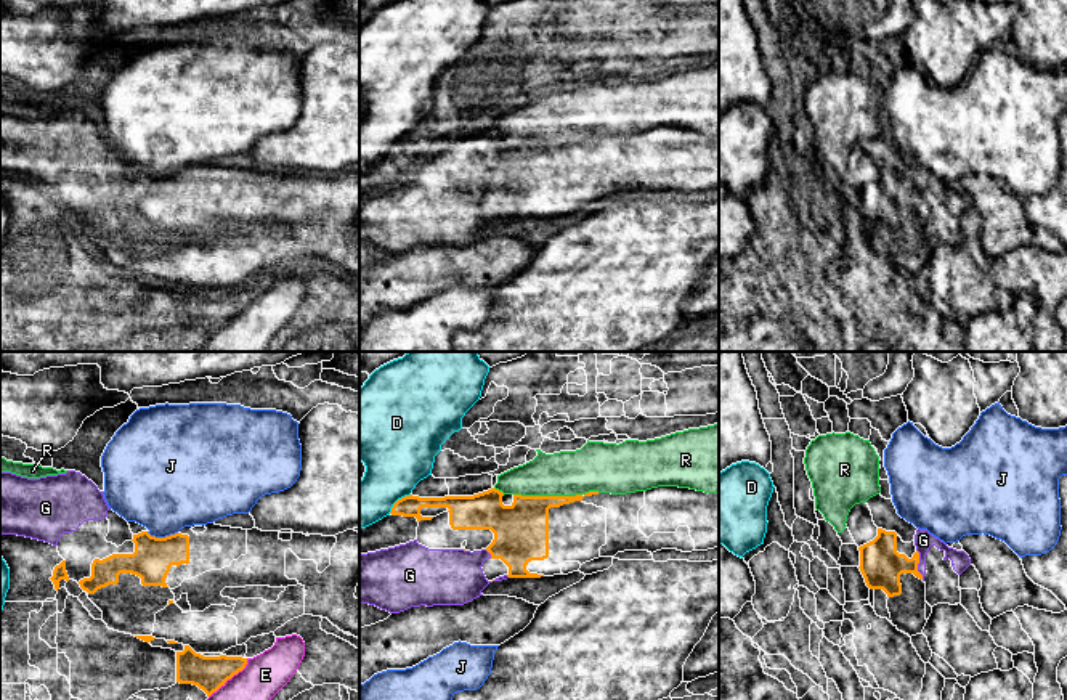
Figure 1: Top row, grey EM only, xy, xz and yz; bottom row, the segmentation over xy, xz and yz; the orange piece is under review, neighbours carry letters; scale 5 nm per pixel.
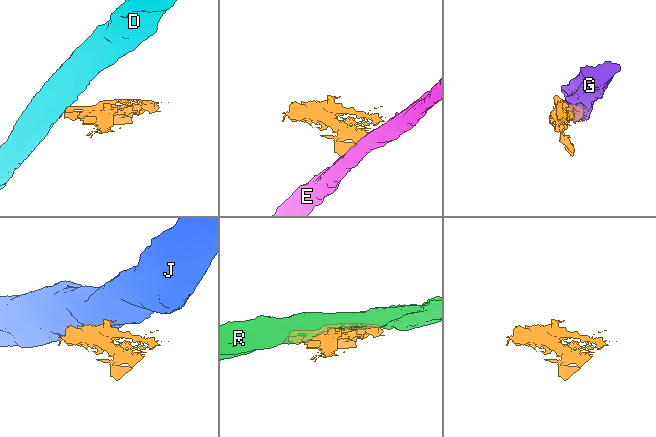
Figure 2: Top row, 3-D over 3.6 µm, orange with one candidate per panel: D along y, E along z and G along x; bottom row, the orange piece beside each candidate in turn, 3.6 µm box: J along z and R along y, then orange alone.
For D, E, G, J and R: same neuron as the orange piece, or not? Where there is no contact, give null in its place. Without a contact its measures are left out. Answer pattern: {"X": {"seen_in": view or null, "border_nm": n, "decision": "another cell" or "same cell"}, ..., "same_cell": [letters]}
{"D": {"seen_in": "xz", "border_nm": 150, "decision": "another cell"}, "E": {"seen_in": "xy", "border_nm": 280, "decision": "another cell"}, "G": {"seen_in": "yz", "border_nm": 160, "decision": "same cell"}, "J": {"seen_in": "xy", "border_nm": 160, "decision": "another cell"}, "R": {"seen_in": "xz", "border_nm": 340, "decision": "another cell"}, "same_cell": ["G"]}

